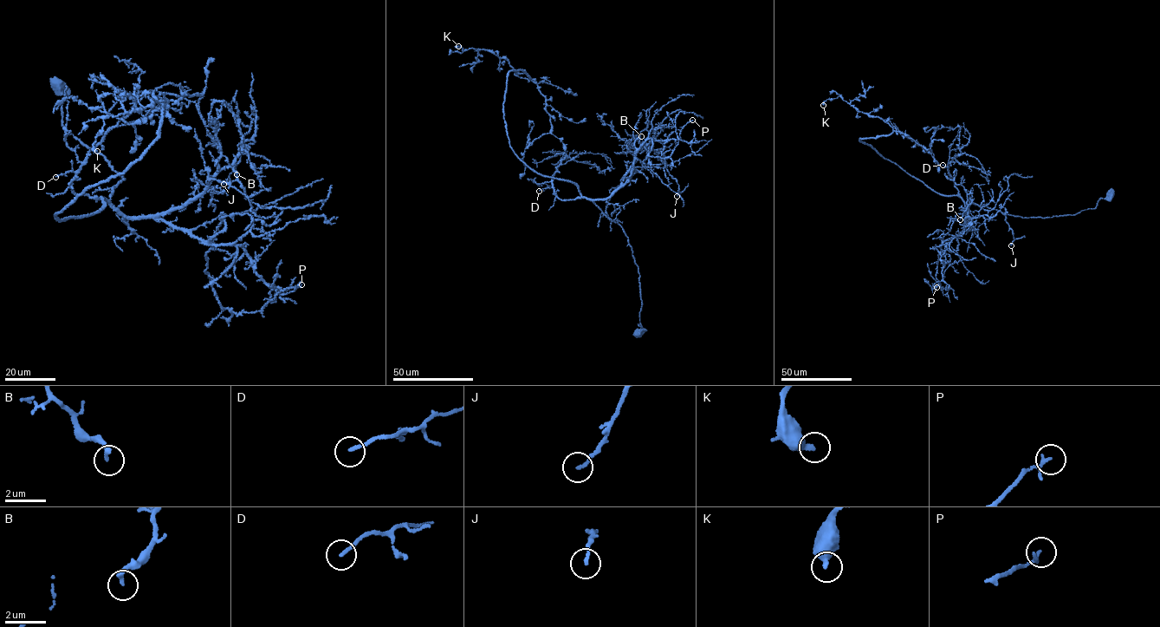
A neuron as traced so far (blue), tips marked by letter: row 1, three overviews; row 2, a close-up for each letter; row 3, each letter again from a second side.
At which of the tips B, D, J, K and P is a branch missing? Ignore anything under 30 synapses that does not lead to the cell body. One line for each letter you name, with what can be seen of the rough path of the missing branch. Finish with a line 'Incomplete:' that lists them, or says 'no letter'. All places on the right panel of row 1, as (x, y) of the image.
Incomplete: no letter

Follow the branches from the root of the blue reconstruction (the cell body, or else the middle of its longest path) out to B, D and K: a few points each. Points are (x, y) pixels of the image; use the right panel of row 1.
B: (1111, 193), (1096, 207), (1072, 215), (1024, 218), (970, 203), (965, 208), (967, 225), (967, 208), (960, 219)
D: (1111, 193), (1099, 199), (1096, 207), (1072, 215), (1015, 217), (967, 204), (942, 165)
K: (1111, 193), (1094, 208), (1043, 218), (967, 204), (859, 140), (890, 133), (888, 123), (840, 96), (823, 105)

